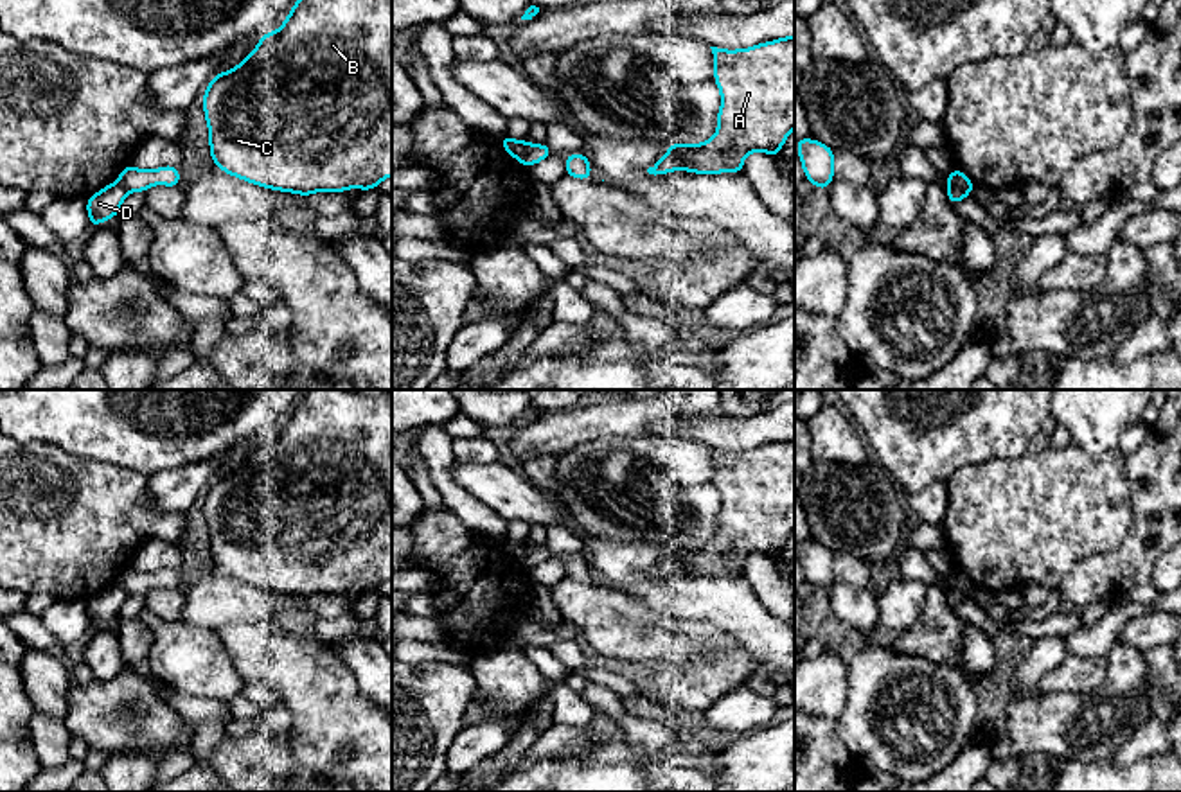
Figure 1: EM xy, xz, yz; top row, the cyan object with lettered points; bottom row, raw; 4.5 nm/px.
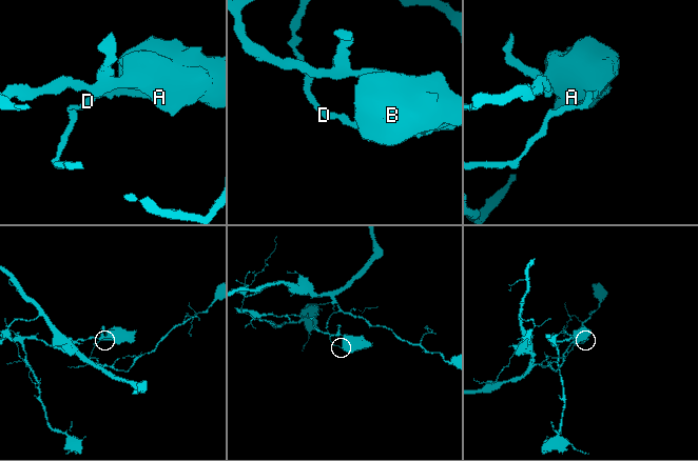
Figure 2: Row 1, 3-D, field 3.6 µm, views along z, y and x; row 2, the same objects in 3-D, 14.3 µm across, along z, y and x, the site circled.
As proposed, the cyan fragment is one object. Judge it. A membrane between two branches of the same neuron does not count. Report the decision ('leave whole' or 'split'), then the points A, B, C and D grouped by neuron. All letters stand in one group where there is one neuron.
split; A B C / D

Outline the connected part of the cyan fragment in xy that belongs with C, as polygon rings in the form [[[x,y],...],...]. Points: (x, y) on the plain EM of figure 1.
[[[307,390],[279,433],[259,440],[255,451],[237,469],[216,476],[203,494],[203,515],[209,530],[210,562],[223,575],[279,594],[311,598],[316,594],[347,594],[352,589],[363,593],[377,591],[392,578],[392,392],[369,397],[358,390]]]

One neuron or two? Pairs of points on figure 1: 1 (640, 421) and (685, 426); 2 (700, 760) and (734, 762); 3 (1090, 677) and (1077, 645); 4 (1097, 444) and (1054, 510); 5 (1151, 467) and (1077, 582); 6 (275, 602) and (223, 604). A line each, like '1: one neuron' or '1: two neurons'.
1: two neurons
2: two neurons
3: two neurons
4: two neurons
5: one neuron
6: one neuron

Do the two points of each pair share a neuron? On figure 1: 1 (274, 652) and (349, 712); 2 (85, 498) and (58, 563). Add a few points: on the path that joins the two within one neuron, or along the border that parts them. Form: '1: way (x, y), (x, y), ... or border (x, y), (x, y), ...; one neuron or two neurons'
1: way (292, 670), (331, 704); one neuron
2: way (79, 514), (58, 536), (58, 546); one neuron

